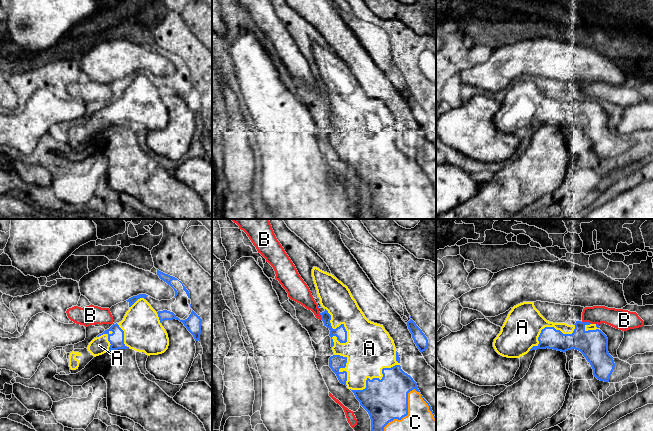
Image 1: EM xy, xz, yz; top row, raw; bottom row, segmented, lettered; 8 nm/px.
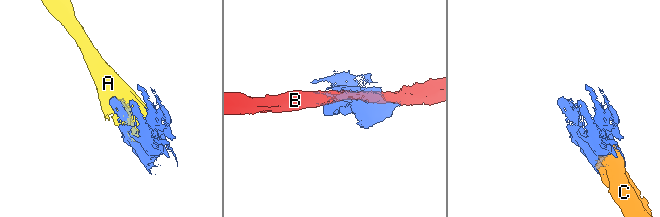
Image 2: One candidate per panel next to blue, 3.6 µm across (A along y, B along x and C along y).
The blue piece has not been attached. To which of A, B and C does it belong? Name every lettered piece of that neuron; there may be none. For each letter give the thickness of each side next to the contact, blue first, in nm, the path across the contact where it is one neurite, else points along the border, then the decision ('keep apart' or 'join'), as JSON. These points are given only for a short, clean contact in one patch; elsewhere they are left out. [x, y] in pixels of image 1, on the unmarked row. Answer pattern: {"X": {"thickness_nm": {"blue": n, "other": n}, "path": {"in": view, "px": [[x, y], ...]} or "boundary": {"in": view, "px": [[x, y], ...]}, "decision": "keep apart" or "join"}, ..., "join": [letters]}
{"A": {"thickness_nm": {"blue": 340, "other": 360}, "decision": "join"}, "B": {"thickness_nm": {"blue": 240, "other": 160}, "decision": "keep apart"}, "C": {"thickness_nm": {"blue": 340, "other": 460}, "decision": "join"}, "join": ["A", "C"]}

